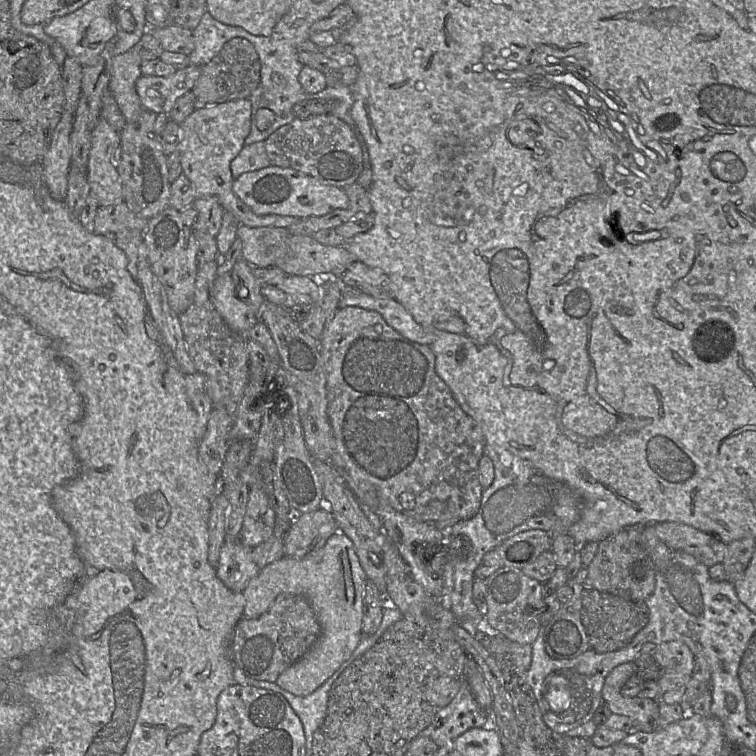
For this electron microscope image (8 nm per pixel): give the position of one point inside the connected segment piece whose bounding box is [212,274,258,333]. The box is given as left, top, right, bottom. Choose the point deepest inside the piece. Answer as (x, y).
(236, 314)

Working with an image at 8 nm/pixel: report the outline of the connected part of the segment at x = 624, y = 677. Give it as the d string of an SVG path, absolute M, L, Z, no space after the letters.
M633 662L615 667L605 678L602 688L603 704L612 714L622 715L634 721L634 731L653 732L659 728L659 707L655 700L640 697L624 697L621 689L636 674Z

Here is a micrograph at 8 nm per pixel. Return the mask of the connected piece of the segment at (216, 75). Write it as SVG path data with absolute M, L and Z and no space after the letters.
M243 38L227 41L210 62L201 67L201 73L192 92L195 95L194 108L214 106L236 99L248 99L260 85L261 64L253 45Z

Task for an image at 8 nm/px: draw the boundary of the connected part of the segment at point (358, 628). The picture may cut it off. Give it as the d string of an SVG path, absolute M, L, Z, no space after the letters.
M337 532L319 549L302 558L283 556L260 569L249 581L242 592L246 599L244 618L258 618L269 610L278 596L292 594L309 601L321 626L320 636L310 650L277 678L280 688L299 697L310 695L352 656L363 636L363 597L367 580L352 541Z

